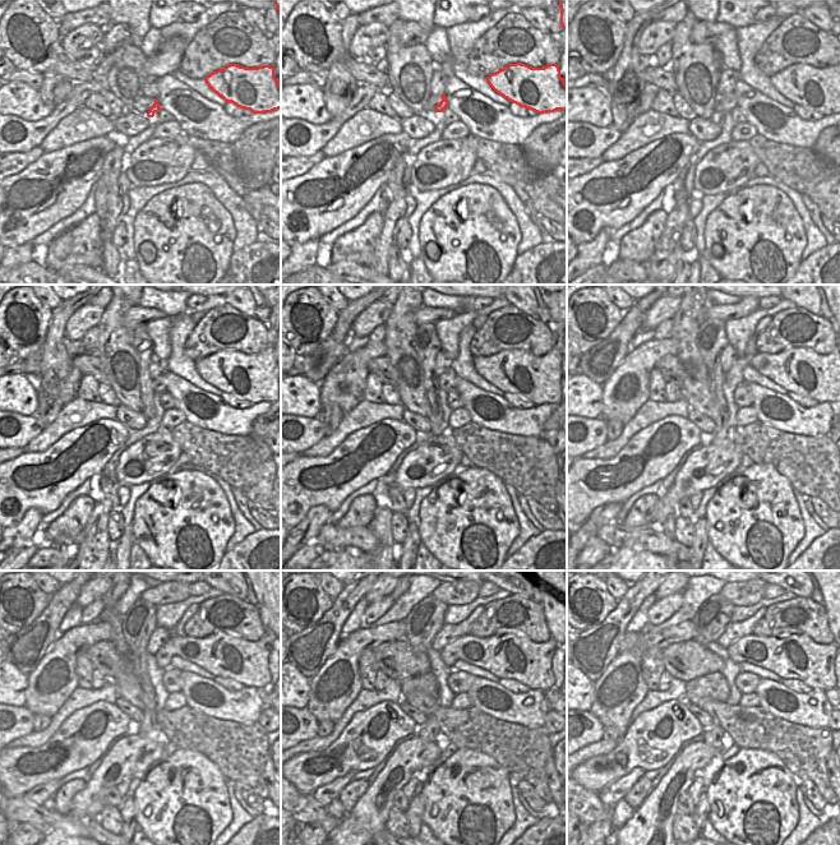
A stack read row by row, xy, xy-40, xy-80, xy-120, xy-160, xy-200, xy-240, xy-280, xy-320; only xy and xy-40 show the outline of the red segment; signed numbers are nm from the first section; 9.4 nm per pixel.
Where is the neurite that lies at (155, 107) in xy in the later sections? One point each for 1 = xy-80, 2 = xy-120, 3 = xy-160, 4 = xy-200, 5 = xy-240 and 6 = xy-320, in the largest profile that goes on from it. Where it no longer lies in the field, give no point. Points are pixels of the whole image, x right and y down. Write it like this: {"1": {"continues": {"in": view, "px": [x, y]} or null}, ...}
{"1": {"continues": {"in": "xy-80", "px": [732, 102]}}, "2": {"continues": {"in": "xy-120", "px": [160, 381]}}, "3": {"continues": {"in": "xy-160", "px": [447, 378]}}, "4": {"continues": {"in": "xy-200", "px": [799, 370]}}, "5": {"continues": {"in": "xy-240", "px": [225, 655]}}, "6": {"continues": {"in": "xy-320", "px": [797, 656]}}}

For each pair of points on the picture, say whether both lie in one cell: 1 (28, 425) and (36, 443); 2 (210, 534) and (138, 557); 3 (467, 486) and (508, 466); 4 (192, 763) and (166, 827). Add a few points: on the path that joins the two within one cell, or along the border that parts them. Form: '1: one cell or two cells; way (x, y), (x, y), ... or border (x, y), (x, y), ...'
1: two cells; border (44, 428), (24, 448)
2: two cells; border (134, 541), (148, 557)
3: two cells; border (472, 465), (492, 471), (506, 484)
4: one cell; way (188, 779), (187, 789), (178, 798), (175, 812)

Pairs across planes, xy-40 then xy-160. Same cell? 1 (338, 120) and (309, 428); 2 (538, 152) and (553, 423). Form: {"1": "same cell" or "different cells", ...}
{"1": "same cell", "2": "same cell"}

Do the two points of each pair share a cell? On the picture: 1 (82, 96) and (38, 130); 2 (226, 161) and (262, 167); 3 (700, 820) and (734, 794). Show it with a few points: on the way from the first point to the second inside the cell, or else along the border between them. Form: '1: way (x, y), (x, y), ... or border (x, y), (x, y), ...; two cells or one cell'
1: way (70, 105), (49, 123); one cell
2: border (231, 144), (238, 164), (238, 172); two cells
3: border (704, 793), (710, 808), (707, 818); two cells

